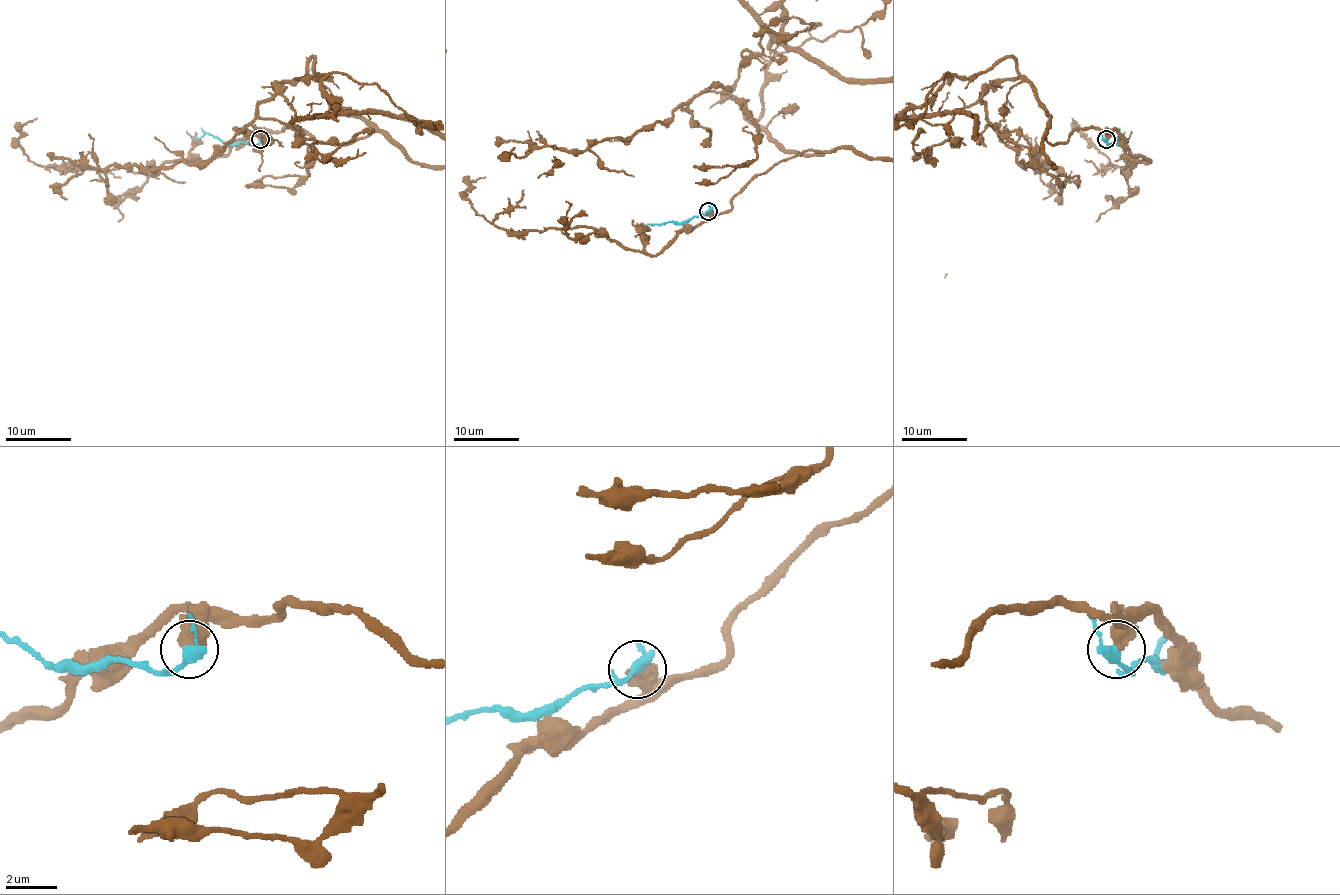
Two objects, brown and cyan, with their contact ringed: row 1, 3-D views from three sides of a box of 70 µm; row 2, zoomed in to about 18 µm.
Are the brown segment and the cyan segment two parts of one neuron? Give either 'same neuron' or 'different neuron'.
different neuron

